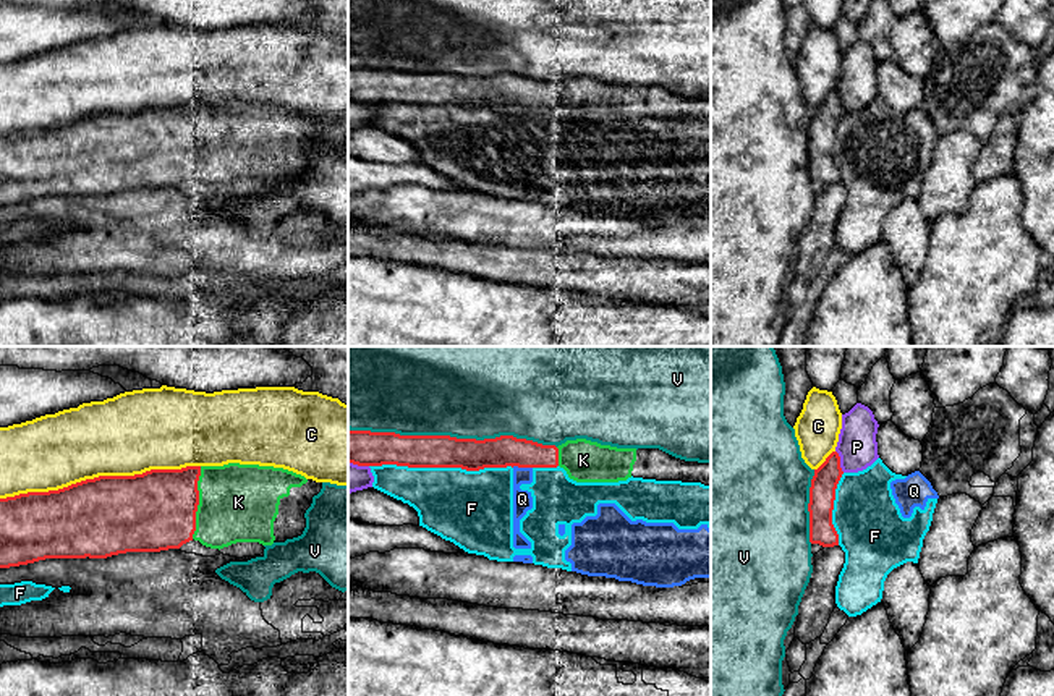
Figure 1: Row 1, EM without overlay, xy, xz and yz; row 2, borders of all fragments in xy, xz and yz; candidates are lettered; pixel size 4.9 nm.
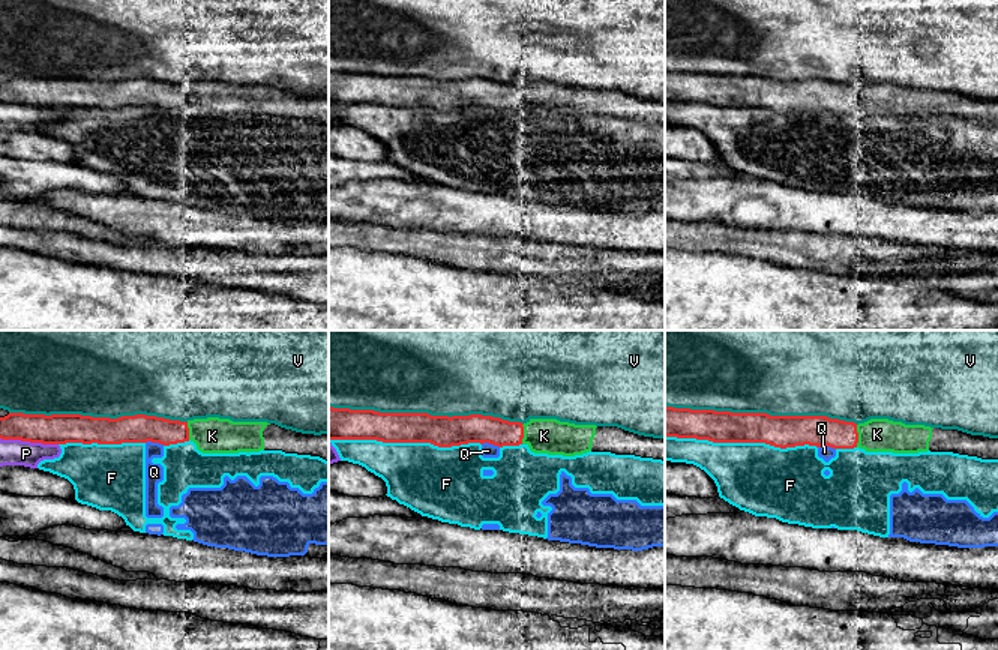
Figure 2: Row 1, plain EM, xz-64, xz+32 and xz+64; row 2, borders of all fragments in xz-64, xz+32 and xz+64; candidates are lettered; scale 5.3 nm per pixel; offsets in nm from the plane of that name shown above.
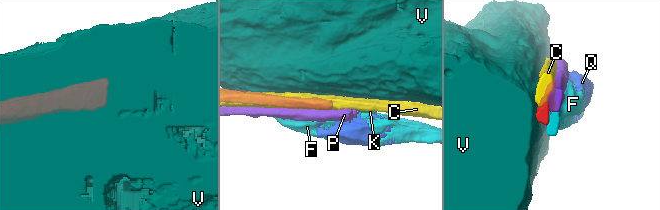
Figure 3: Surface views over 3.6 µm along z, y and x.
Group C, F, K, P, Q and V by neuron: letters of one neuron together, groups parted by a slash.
C / F Q / K / P / V

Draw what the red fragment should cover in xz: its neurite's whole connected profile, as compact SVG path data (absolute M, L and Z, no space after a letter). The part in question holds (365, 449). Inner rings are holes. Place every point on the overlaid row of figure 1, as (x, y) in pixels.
M348 429L348 463L408 468L563 468L576 482L618 482L628 477L711 486L711 463L685 461L659 448L617 448L586 439L542 445L513 435L457 439Z

